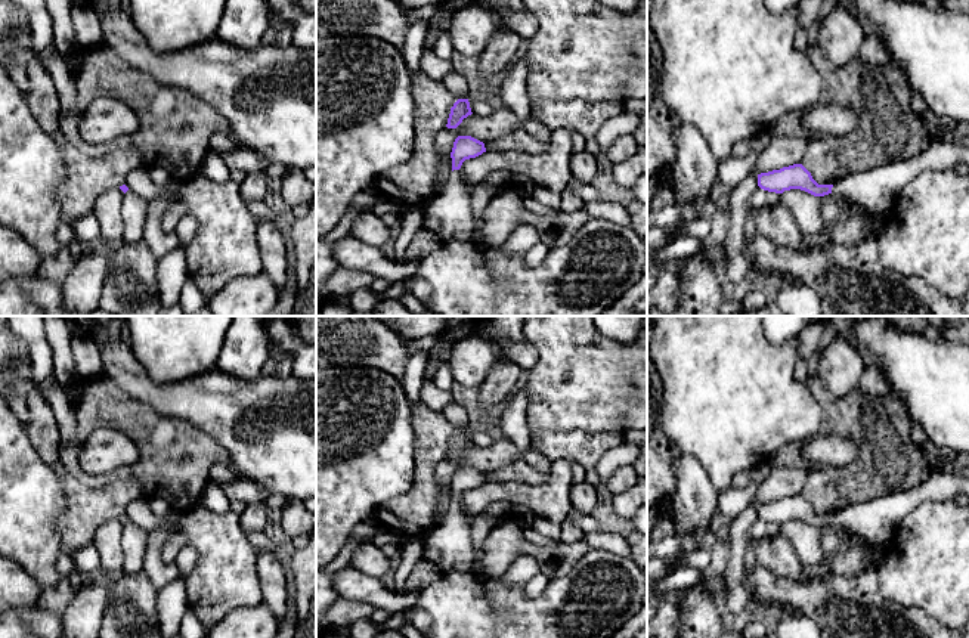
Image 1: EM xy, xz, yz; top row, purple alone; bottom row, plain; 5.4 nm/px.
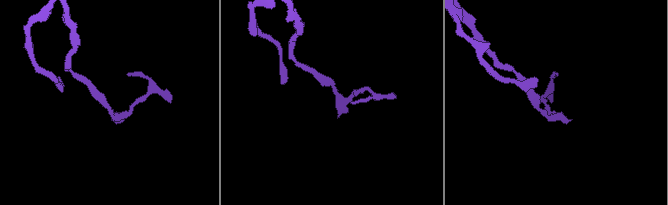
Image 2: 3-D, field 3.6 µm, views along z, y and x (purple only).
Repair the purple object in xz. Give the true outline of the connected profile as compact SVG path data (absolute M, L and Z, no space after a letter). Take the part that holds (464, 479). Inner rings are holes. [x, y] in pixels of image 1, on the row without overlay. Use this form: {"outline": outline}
{"outline": "M458 467L451 483L452 507L442 526L427 533L425 557L442 574L467 573L474 561L470 524L459 507L465 490L486 483L484 474L471 467Z"}

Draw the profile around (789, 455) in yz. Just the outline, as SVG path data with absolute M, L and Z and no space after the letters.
M790 443L780 447L770 461L771 467L773 468L796 467L805 470L807 473L818 468L815 464L804 458L801 449L802 449L801 443Z

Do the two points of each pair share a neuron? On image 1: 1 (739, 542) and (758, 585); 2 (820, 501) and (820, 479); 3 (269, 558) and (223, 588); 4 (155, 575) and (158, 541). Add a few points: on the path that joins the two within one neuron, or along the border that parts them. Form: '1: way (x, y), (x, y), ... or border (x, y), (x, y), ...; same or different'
1: border (745, 572), (743, 588), (749, 601); different
2: way (820, 495), (820, 485); same
3: border (257, 553), (257, 578), (263, 600); different
4: way (155, 566), (155, 550); same

